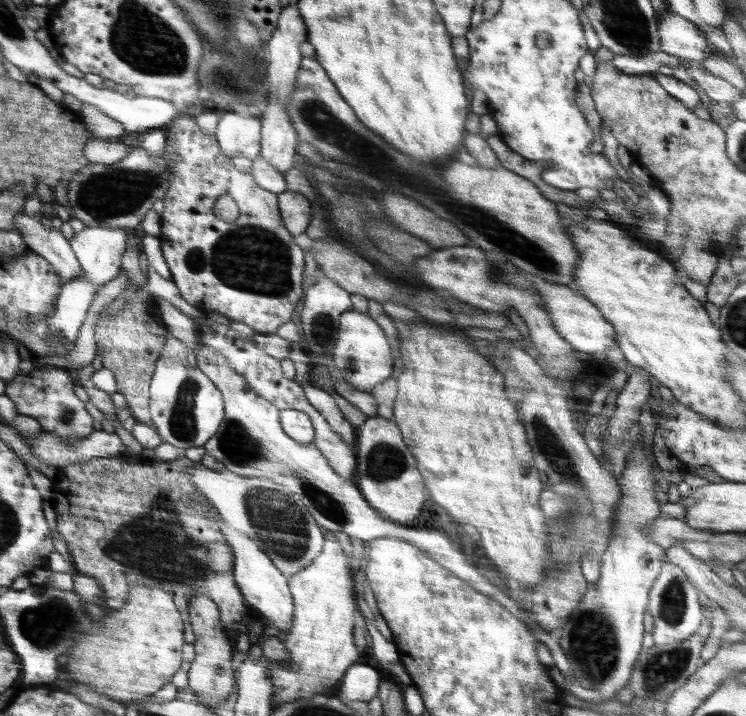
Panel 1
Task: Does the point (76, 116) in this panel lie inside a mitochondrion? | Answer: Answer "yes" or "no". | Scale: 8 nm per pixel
no

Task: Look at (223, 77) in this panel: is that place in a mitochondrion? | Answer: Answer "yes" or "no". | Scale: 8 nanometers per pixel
yes

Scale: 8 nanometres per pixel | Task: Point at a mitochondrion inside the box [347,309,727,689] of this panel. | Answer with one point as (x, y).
(587, 640)

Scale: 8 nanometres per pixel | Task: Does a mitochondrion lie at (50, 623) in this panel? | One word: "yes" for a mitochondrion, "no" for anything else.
yes

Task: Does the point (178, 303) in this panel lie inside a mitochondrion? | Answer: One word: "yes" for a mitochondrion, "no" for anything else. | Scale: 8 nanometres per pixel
no

